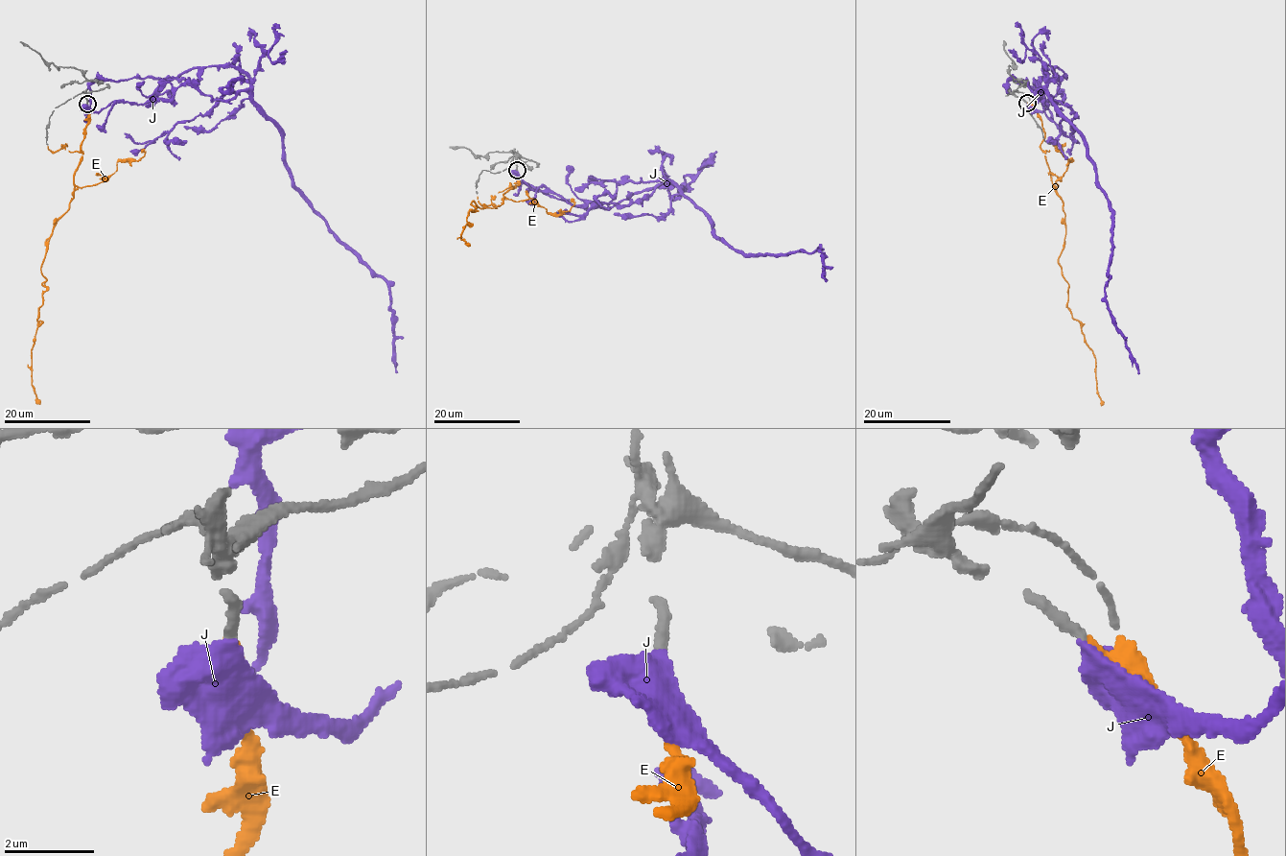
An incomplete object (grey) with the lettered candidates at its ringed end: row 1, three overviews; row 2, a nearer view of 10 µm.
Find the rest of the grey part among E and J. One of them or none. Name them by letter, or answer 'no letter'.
E

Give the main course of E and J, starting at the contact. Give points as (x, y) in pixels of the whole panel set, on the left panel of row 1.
E: (87, 103), (74, 195), (54, 227), (40, 268), (46, 286), (31, 350), (32, 387), (39, 404)
J: (87, 104), (147, 103), (174, 79), (214, 99), (245, 91), (281, 135), (291, 185), (387, 285), (396, 373)

